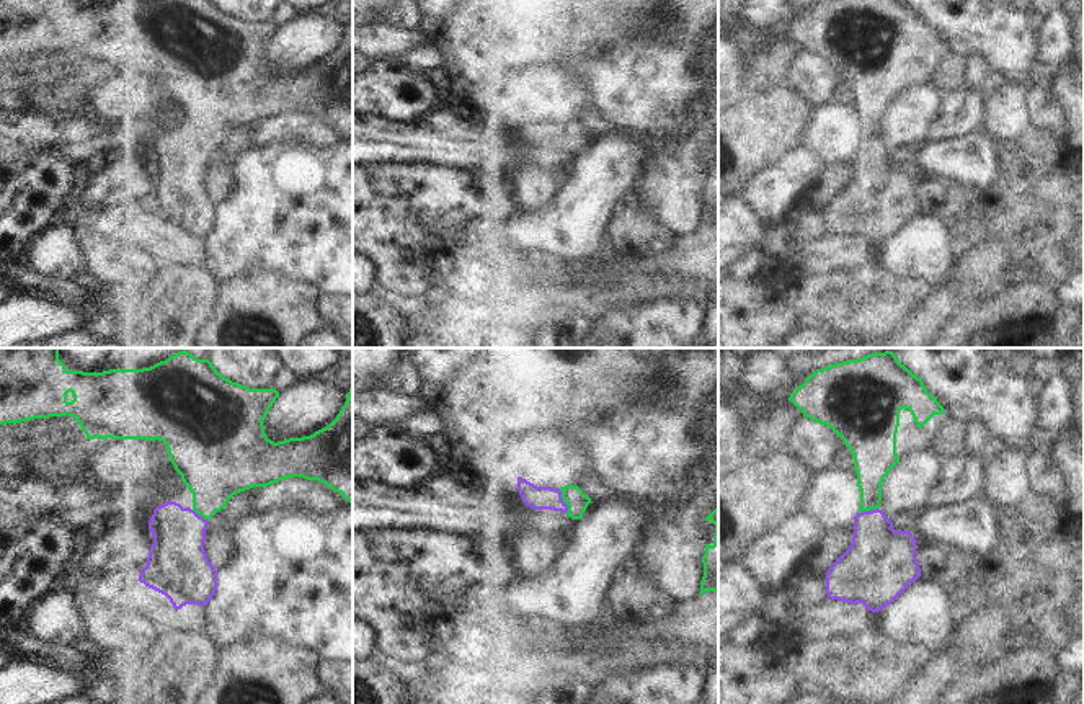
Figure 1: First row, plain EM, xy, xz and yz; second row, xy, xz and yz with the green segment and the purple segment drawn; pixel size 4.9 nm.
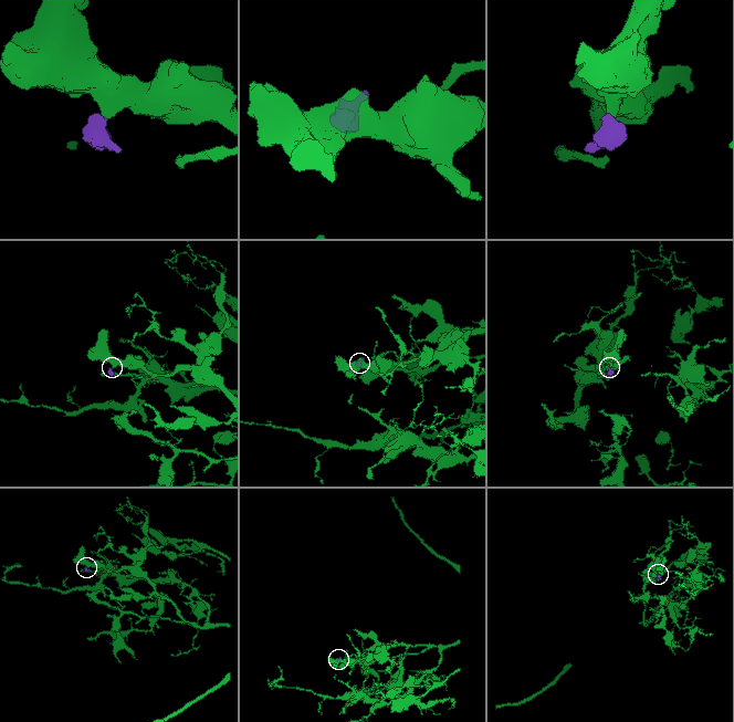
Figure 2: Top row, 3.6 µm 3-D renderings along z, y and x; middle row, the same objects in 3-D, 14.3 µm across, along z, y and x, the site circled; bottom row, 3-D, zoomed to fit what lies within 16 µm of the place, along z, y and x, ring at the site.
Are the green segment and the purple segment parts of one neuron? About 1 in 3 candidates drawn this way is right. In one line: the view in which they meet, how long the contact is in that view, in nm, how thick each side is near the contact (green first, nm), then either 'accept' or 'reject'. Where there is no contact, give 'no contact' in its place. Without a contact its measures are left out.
xz | 130 nm | 100/110 nm | accept

